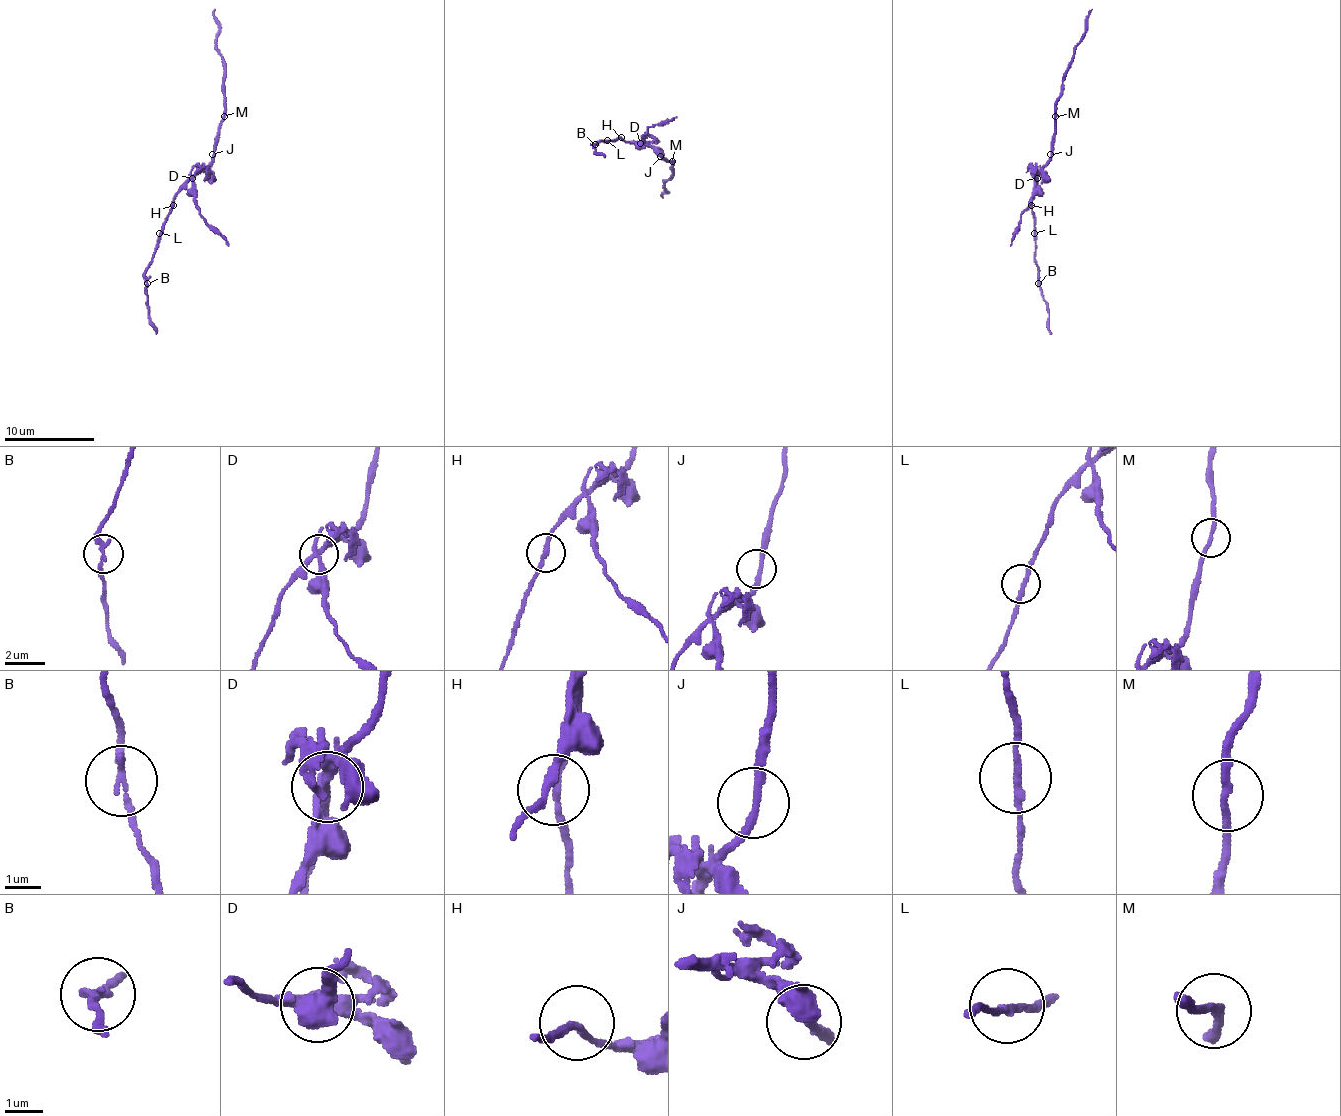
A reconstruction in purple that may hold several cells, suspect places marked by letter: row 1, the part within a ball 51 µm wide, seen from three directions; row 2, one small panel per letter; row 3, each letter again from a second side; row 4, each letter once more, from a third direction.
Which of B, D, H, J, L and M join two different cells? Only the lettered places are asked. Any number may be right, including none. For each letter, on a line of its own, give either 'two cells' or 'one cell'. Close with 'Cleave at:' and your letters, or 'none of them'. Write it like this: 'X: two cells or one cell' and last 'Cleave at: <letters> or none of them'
B: two cells
D: two cells
H: one cell
J: one cell
L: one cell
M: one cell
Cleave at: B, D

